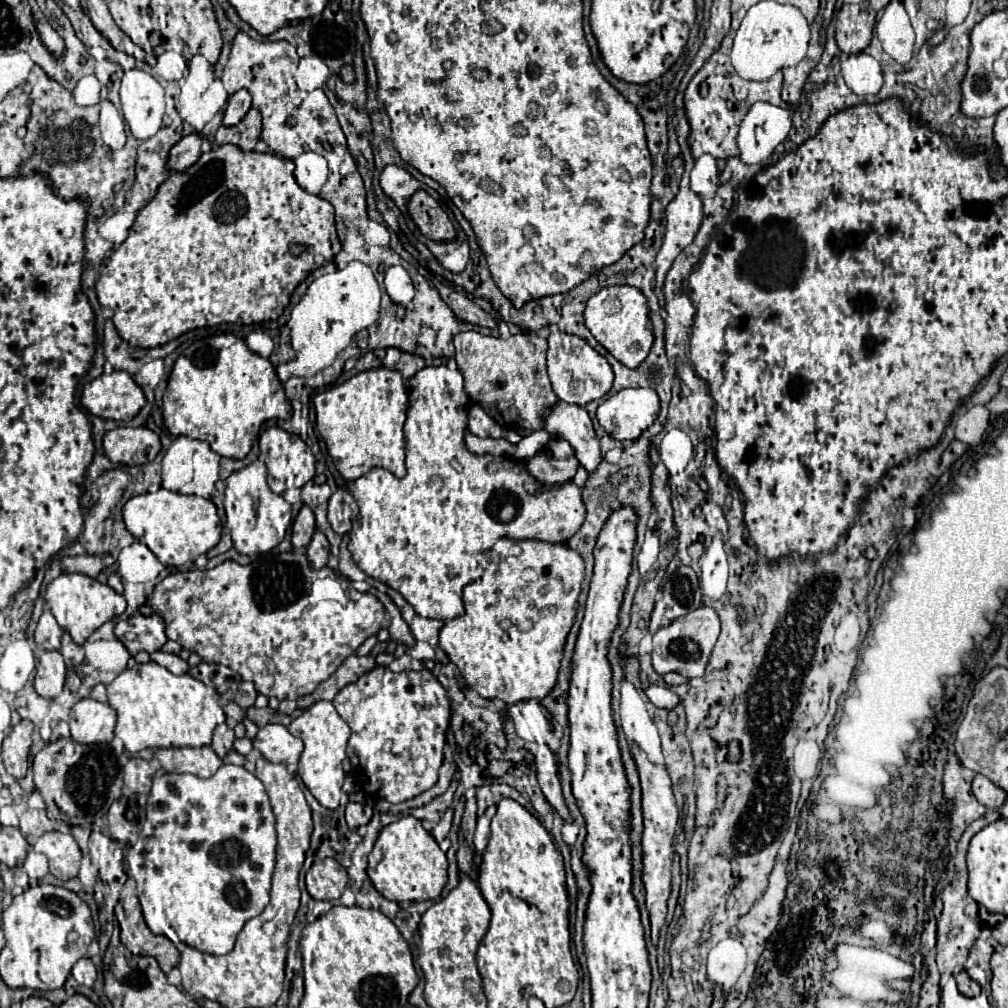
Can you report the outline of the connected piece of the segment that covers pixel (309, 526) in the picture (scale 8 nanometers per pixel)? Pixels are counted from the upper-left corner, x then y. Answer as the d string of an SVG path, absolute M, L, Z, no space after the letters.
M302 506L298 516L294 518L292 524L292 544L294 548L306 548L310 544L312 534L316 532L316 520L314 512L308 506Z

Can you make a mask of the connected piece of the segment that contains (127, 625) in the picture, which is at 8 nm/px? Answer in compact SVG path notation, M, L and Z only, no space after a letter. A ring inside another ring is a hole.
M158 614L130 616L126 622L120 622L114 632L130 650L130 654L138 654L140 650L146 650L148 654L152 654L160 650L168 640L164 634L164 622L162 618L158 618ZM130 634L134 636L134 640L130 640Z

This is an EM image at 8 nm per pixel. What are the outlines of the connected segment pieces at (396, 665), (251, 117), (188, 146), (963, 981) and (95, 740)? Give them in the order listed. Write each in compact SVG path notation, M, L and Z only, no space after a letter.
M404 654L404 656L396 658L388 668L394 670L394 672L402 672L402 670L420 670L422 664L420 664L418 660L414 660L414 658L410 658L410 654Z
M250 108L250 112L240 120L236 126L220 126L216 132L216 144L236 144L242 150L254 150L258 138L262 132L262 116L256 108Z
M188 134L188 136L184 136L170 150L168 168L172 168L172 170L186 170L188 166L192 166L200 158L200 154L202 154L202 150L200 150L202 142L204 142L204 136L200 136L200 134Z
M966 970L956 974L956 982L958 982L958 990L968 997L978 996L981 993L980 985L966 974Z
M84 698L76 702L76 706L70 708L70 714L63 718L69 718L70 728L70 737L65 739L82 744L100 744L114 738L116 710L106 702Z

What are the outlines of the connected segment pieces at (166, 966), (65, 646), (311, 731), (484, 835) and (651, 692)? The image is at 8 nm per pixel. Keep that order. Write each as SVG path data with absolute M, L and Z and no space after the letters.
M129 878L122 887L114 909L120 940L132 954L156 958L162 972L168 974L178 964L180 952L166 936L156 936L148 930L135 890L135 881Z
M64 632L62 636L62 648L60 648L60 654L64 656L64 662L66 662L66 668L68 670L74 670L78 668L82 662L84 662L84 648L78 646L68 632Z
M316 702L310 706L310 710L304 710L298 718L292 720L288 726L290 734L300 738L304 742L304 752L298 762L298 776L302 778L304 786L312 792L312 796L330 810L336 810L338 804L346 806L349 802L348 795L342 795L342 782L344 782L344 770L342 762L346 758L346 742L350 738L348 724L340 718L332 702Z
M488 806L486 808L486 812L478 818L478 824L476 824L476 834L474 834L474 846L476 846L476 866L478 866L478 862L480 862L480 854L482 854L482 850L486 848L486 842L488 842L488 836L490 836L490 820L492 820L492 816L496 814L496 806Z
M650 686L650 688L646 690L646 696L648 696L648 700L650 700L654 706L664 708L664 710L672 710L672 708L676 708L678 702L680 702L680 698L678 698L672 690L660 688L660 686Z

